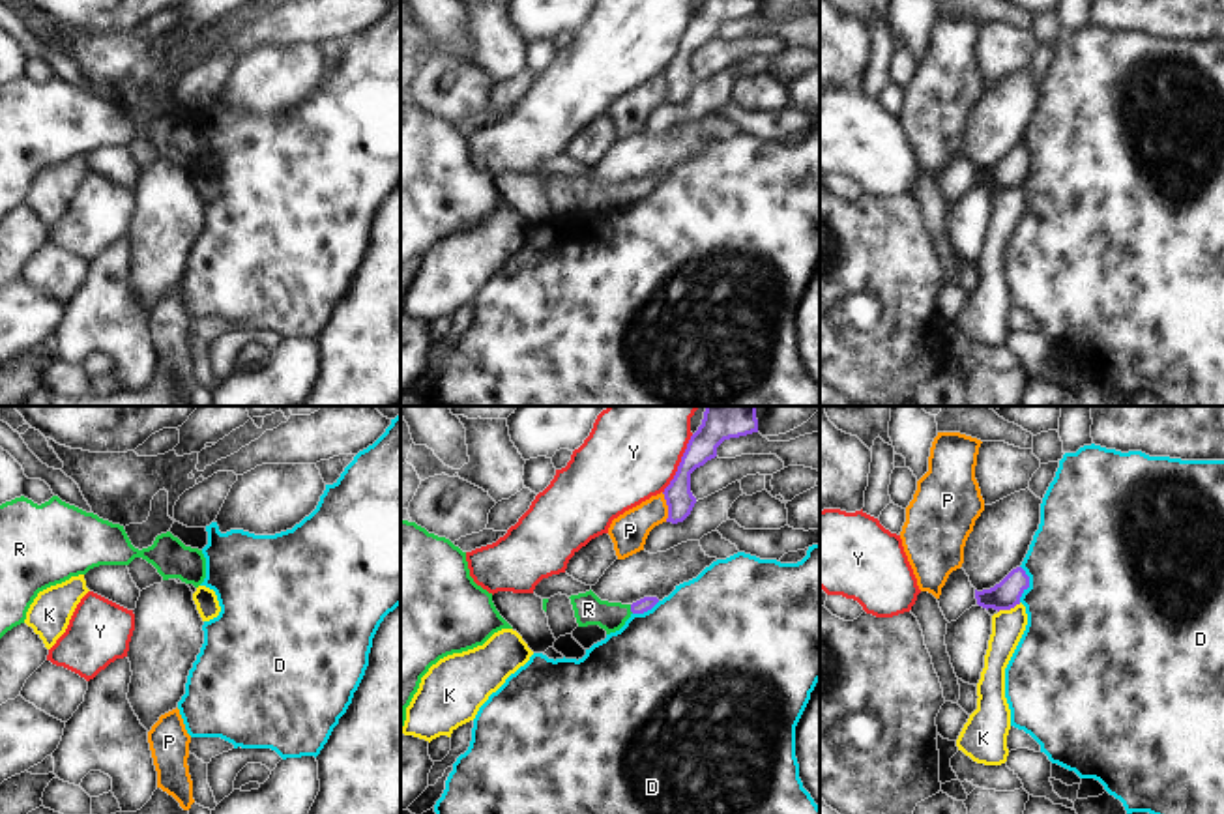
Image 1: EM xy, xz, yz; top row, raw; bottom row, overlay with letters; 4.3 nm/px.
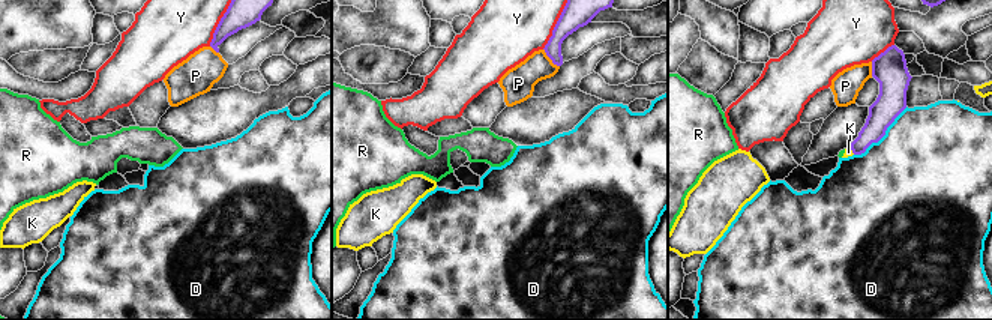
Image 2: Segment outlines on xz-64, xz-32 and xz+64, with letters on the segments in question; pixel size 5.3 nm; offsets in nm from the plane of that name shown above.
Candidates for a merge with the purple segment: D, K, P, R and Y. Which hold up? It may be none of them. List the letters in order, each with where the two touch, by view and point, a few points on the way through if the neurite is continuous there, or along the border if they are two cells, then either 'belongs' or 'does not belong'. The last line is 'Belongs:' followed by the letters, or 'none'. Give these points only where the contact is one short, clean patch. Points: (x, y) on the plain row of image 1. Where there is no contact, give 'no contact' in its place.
D: meets purple in yz at (1028, 165); border along yz (1020, 146), (1028, 158), (1028, 169), (1019, 182); does not belong
K: meets purple in yz at (1009, 189); border along yz (1020, 184), (998, 193); does not belong
P: meets purple in xz at (669, 88); border along xz (661, 73), (667, 85), (667, 101); does not belong
R: meets purple in xz at (631, 189); runs through xz (646, 184), (631, 189), (588, 189); belongs
Y: meets purple in xz at (680, 45); does not belong
Belongs: R

